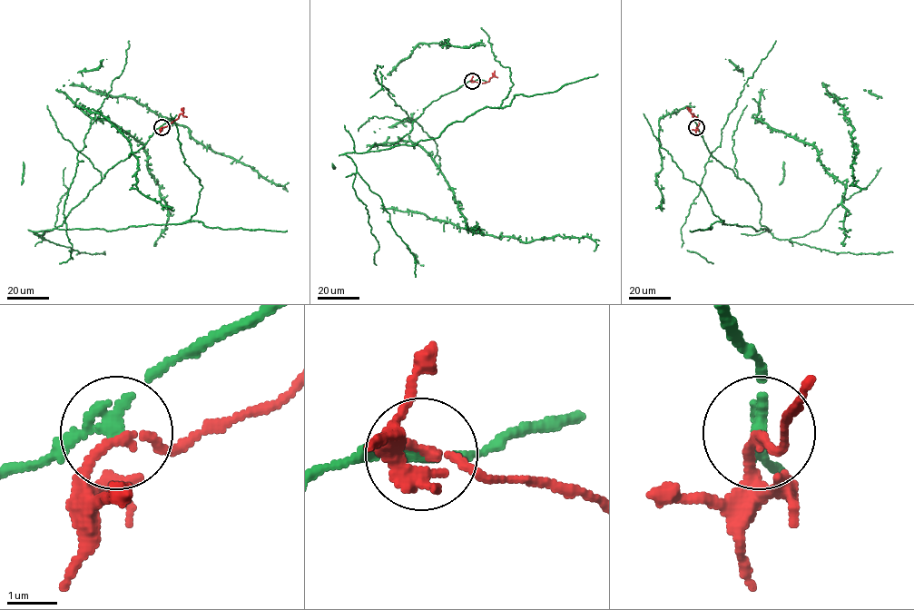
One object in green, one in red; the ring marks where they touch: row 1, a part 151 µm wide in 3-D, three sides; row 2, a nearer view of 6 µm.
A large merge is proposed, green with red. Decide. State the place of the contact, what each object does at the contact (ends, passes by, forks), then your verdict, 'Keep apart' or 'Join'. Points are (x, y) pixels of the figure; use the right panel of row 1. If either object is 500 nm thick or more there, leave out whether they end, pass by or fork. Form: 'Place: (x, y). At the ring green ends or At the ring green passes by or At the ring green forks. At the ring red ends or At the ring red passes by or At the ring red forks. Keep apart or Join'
Place: (696, 127). At the ring green passes by. At the ring red passes by. Keep apart

